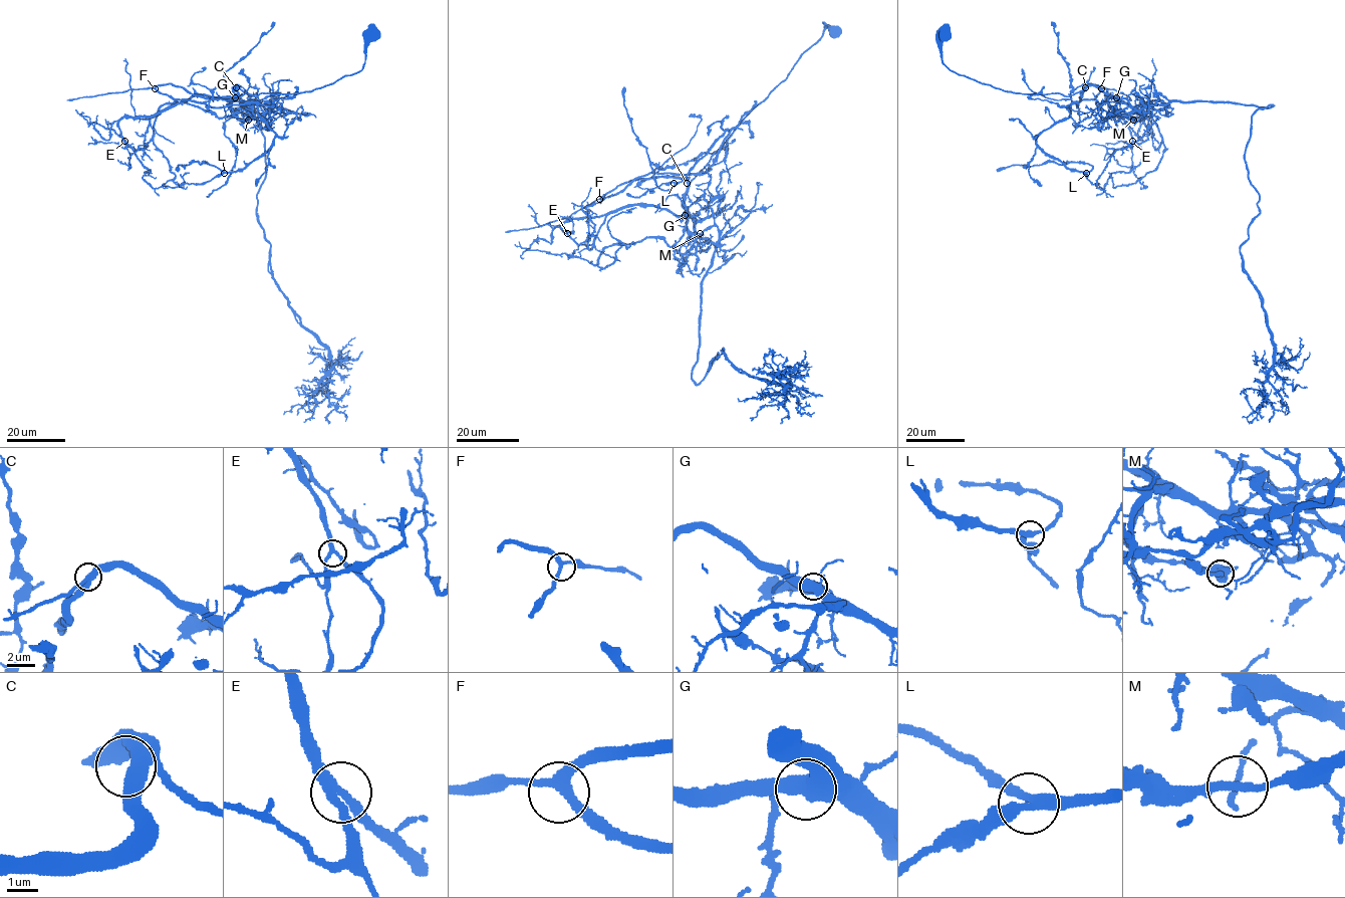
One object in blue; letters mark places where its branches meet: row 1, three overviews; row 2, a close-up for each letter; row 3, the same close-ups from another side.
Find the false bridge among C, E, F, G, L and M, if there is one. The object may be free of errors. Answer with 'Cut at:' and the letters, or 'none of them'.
Cut at: M

